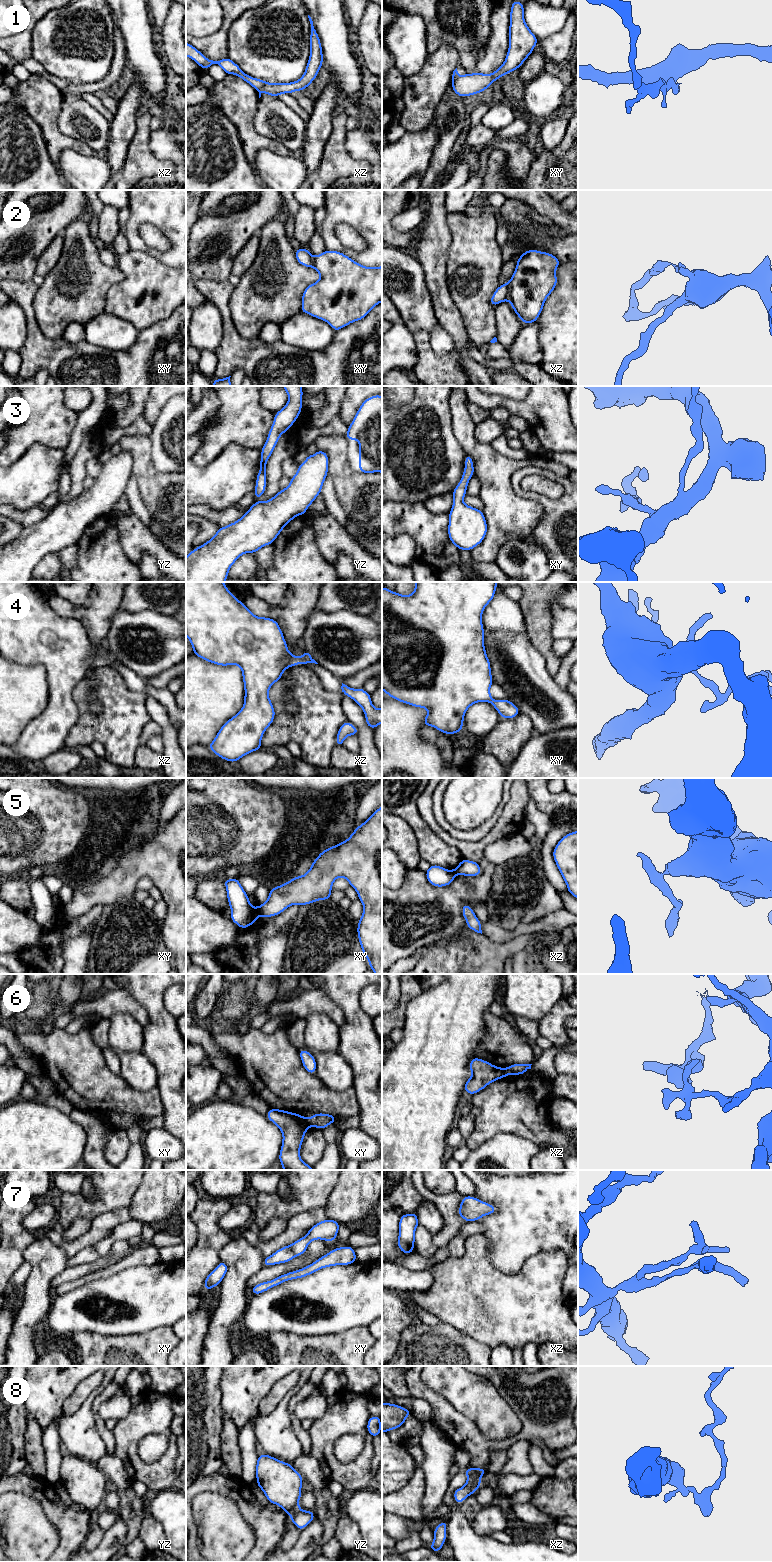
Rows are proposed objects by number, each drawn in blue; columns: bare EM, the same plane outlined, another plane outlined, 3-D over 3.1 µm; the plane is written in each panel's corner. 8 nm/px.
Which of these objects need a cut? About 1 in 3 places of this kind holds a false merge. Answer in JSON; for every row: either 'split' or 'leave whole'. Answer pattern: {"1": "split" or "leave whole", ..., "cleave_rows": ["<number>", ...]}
{"1": "split", "2": "split", "3": "leave whole", "4": "leave whole", "5": "split", "6": "split", "7": "leave whole", "8": "split", "cleave_rows": ["1", "2", "5", "6", "8"]}

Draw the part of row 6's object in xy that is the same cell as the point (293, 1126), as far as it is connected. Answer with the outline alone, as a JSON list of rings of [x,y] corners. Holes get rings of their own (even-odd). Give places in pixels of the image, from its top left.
[[[270,1108],[265,1115],[282,1132],[282,1146],[278,1159],[283,1170],[313,1170],[311,1165],[301,1160],[300,1150],[306,1131],[308,1118],[285,1110]]]

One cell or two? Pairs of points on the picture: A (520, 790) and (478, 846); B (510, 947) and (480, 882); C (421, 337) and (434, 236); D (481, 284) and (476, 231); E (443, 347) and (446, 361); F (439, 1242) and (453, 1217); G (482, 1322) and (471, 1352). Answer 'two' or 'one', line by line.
A: one
B: two
C: two
D: one
E: two
F: one
G: two

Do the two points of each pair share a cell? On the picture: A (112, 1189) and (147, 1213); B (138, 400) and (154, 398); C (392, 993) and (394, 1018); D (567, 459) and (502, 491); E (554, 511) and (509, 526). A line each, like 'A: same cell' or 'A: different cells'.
A: different cells
B: different cells
C: different cells
D: different cells
E: different cells

